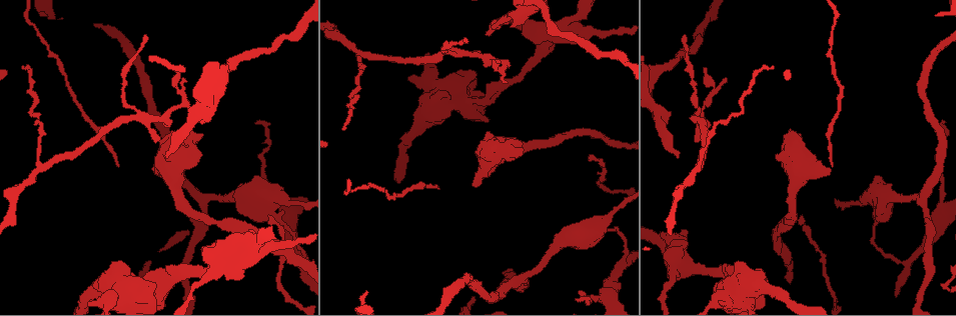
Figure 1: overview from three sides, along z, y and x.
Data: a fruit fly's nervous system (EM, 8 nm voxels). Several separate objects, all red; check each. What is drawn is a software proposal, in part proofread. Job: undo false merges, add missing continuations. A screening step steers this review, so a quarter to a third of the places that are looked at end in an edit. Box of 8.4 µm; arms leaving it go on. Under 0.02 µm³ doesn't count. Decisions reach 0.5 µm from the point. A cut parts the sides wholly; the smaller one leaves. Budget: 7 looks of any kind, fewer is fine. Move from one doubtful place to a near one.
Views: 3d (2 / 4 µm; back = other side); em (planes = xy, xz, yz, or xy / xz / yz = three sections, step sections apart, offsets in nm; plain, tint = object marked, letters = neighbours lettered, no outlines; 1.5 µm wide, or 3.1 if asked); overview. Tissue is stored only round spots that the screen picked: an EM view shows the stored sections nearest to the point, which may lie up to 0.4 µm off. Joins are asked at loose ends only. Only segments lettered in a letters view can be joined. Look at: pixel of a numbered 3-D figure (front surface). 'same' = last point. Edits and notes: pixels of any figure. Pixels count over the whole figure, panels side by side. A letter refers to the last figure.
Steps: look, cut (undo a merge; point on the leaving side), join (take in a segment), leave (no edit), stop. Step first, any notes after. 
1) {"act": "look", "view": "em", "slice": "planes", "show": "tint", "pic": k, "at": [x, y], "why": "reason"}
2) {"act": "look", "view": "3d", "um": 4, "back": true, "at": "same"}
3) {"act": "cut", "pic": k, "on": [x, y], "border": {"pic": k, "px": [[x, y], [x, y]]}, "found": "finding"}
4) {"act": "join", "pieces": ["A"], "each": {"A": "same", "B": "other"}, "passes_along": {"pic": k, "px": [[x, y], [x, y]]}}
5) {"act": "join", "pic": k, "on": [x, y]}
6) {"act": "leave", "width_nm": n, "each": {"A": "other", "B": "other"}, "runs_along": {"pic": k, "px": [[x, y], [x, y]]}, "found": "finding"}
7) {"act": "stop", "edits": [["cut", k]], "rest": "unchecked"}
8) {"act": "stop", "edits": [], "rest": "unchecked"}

{"act": "look", "view": "3d", "um": 2, "pic": 1, "at": [153, 170], "why": "thick end"}

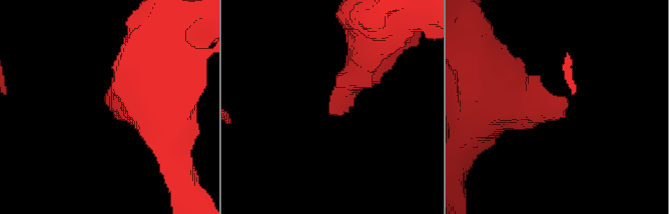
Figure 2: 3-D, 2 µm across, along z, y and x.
{"act": "look", "view": "em", "slice": "yz", "step": 8, "show": "tint", "pic": 2, "at": [108, 106], "why": "now the EM"}

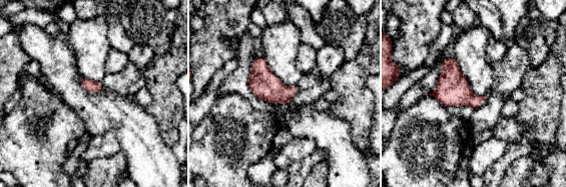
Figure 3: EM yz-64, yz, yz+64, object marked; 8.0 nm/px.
{"act": "look", "view": "em", "slice": "planes", "show": "letters", "at": "same"}

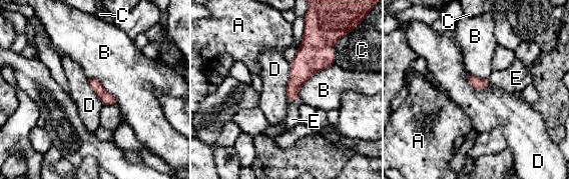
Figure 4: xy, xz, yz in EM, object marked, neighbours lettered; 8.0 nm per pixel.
{"act": "join", "pieces": ["E"], "each": {"A": "other", "B": "other", "C": "other", "D": "other", "E": "same"}, "passes_along": {"pic": 4, "px": [[302, 70], [294, 100], [292, 119]]}, "found": "the cell continues"}

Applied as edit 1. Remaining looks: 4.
{"act": "look", "view": "overview"}

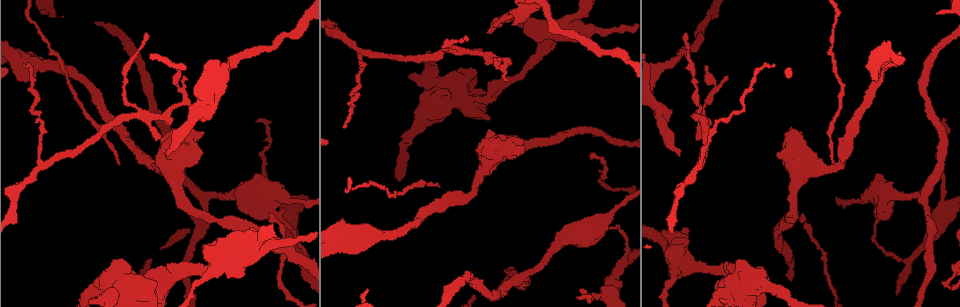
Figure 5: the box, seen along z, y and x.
{"act": "look", "view": "3d", "um": 4, "back": true, "pic": 5, "at": [167, 156], "why": "an open end"}

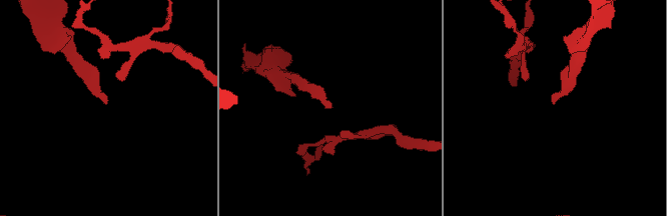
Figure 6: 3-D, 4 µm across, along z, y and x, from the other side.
{"act": "look", "view": "em", "slice": "planes", "show": "letters", "pic": 6, "at": [330, 104]}

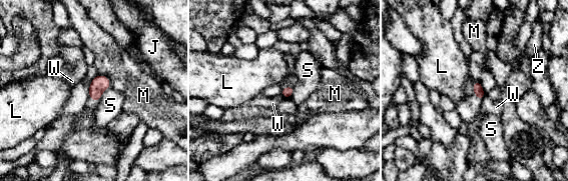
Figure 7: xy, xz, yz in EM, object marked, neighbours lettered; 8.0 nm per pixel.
{"act": "leave", "each": {"J": "other", "L": "other", "M": "other", "S": "other", "W": "other", "Z": "other"}, "border": {"pic": 7, "px": [[485, 93], [481, 100]]}, "found": "none of them fits"}

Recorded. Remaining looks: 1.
{"act": "stop", "edits": [["join", 4]], "rest": "unchecked"}

